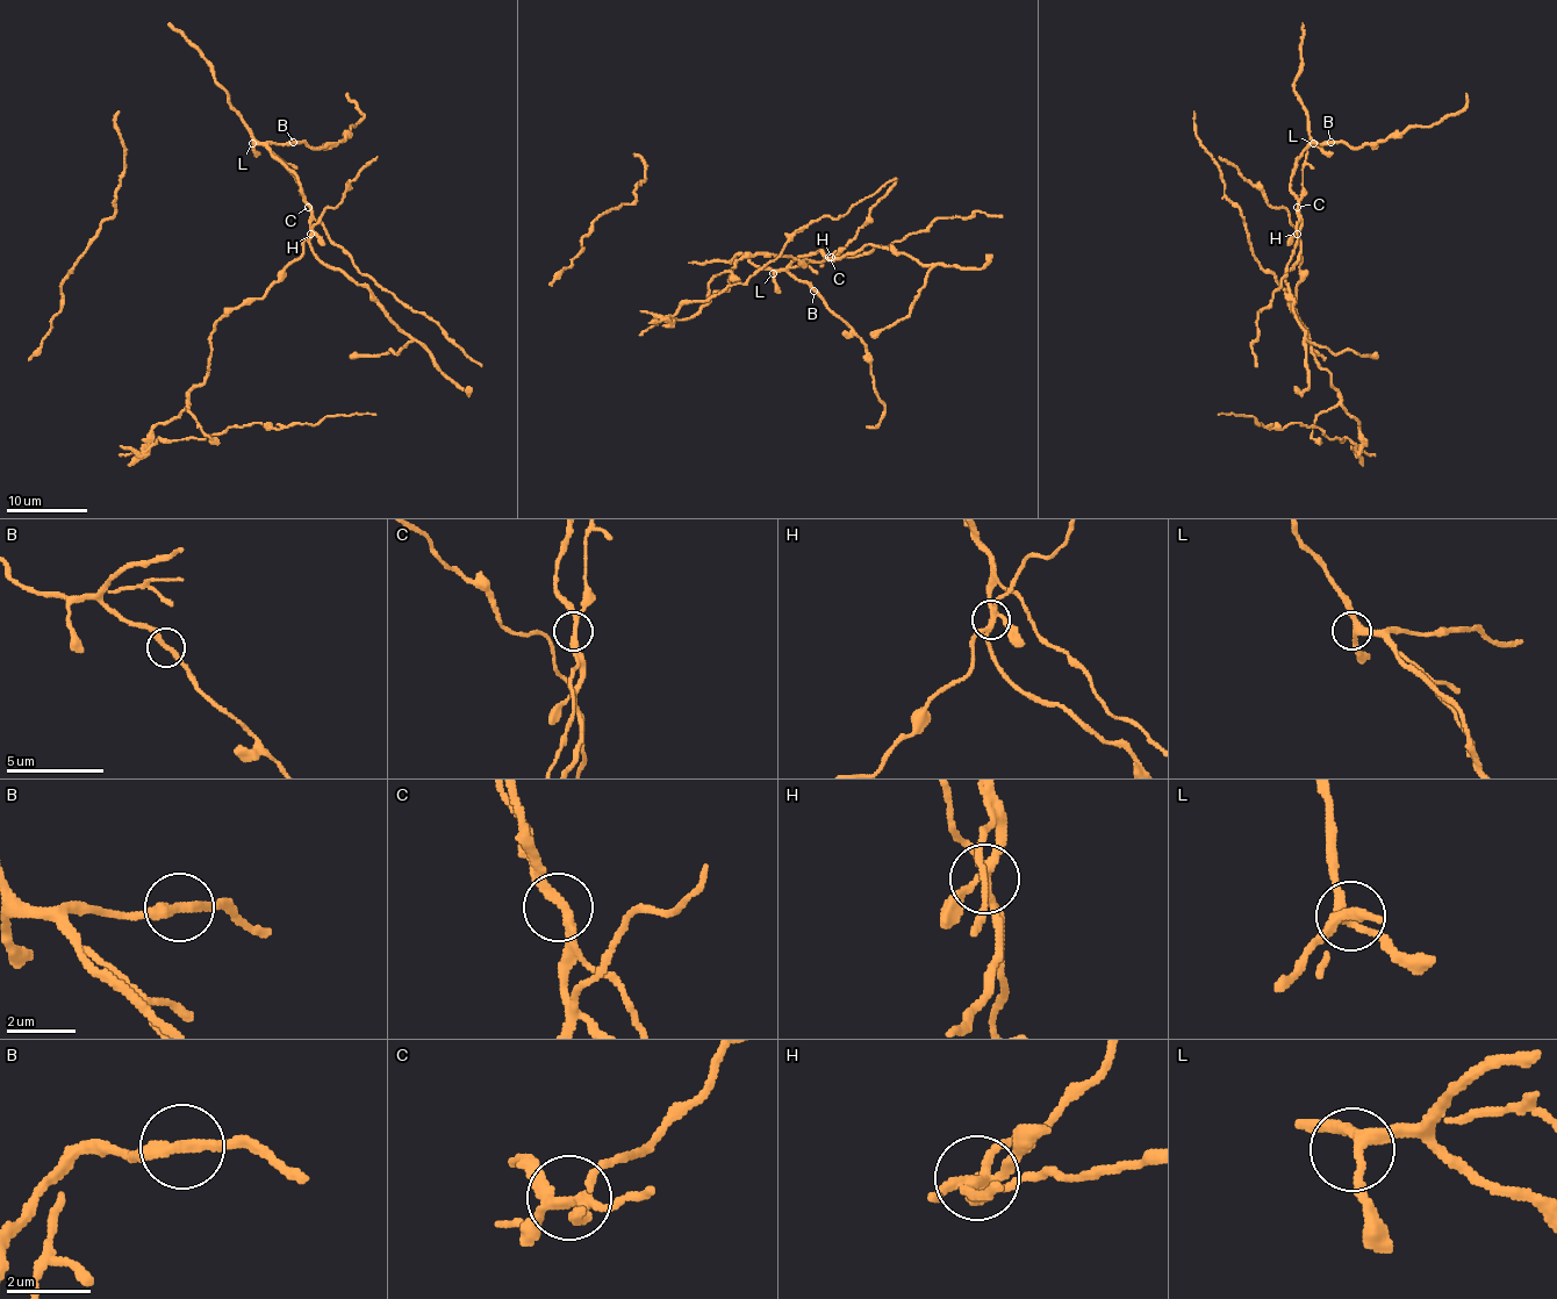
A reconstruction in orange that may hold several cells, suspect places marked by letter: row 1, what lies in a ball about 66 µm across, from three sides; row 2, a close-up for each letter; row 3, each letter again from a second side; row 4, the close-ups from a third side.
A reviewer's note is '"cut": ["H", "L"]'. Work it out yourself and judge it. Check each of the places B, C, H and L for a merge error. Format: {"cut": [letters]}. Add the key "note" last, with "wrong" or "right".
{"cut": ["C", "H"], "note": "wrong"}

